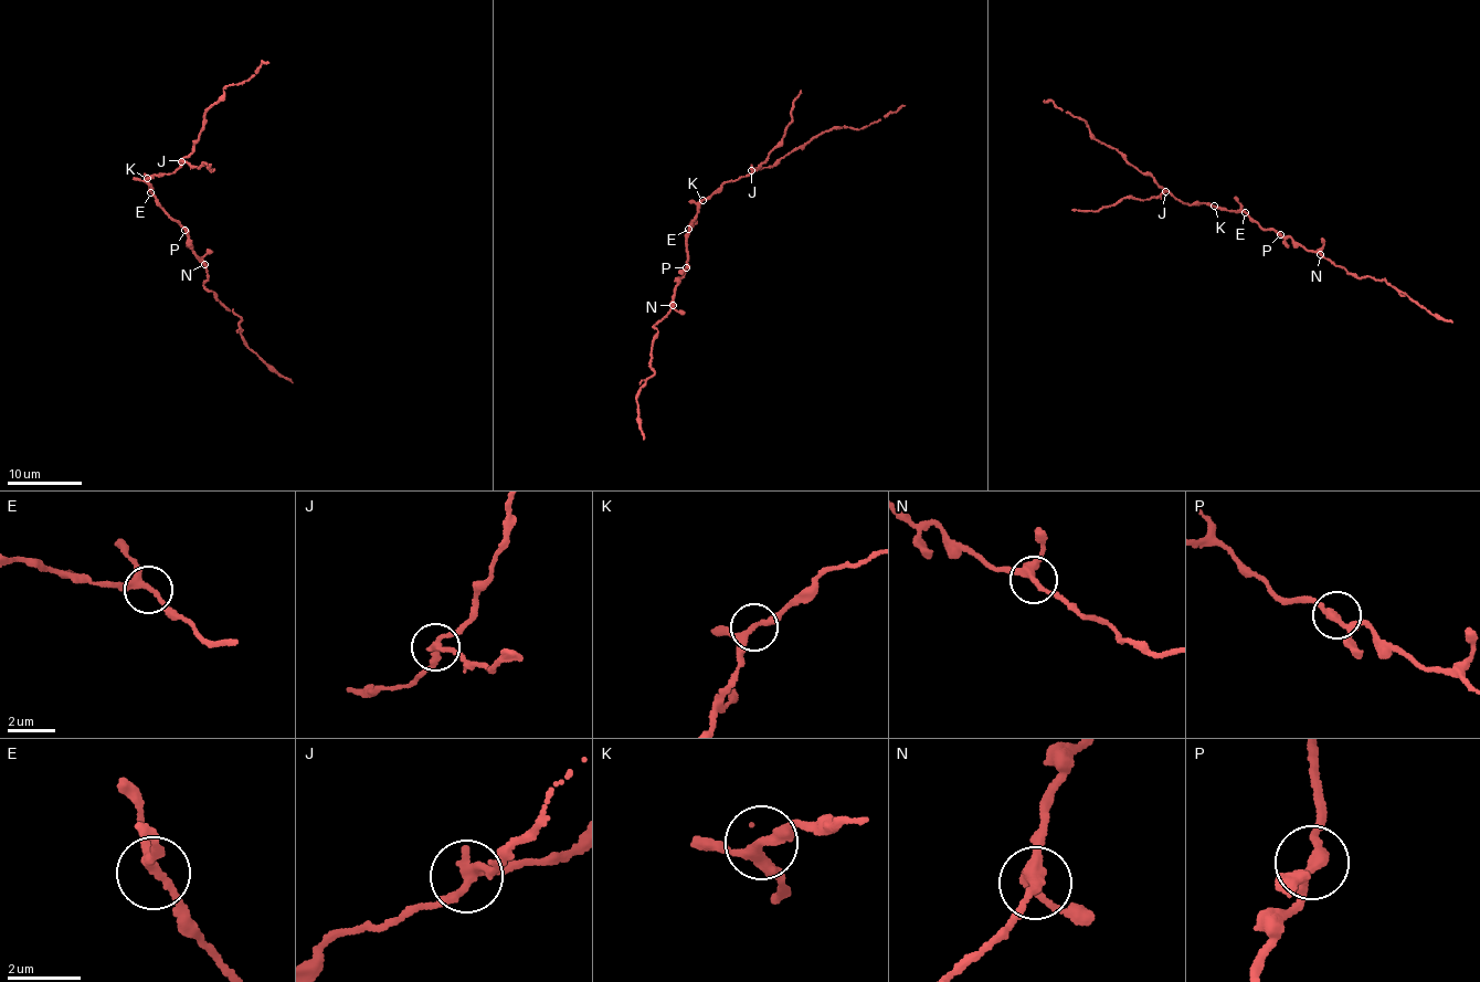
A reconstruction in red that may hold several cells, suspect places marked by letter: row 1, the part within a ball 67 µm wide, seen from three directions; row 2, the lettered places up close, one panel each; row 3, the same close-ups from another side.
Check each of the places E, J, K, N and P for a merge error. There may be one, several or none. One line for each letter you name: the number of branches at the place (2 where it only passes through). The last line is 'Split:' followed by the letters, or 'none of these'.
J: 3
Split: J

